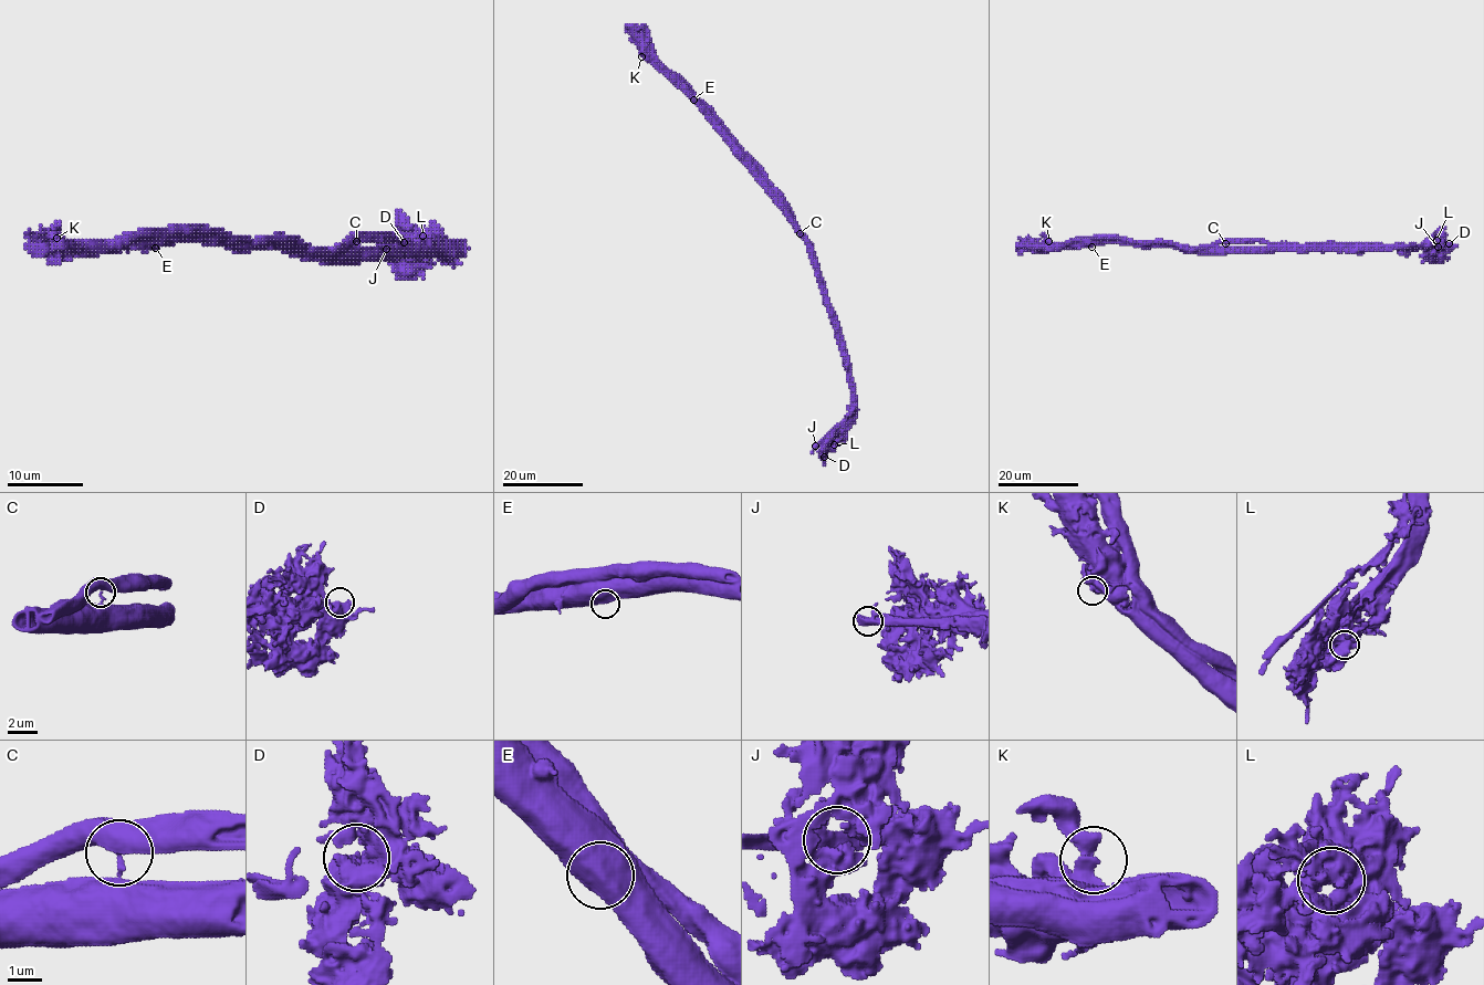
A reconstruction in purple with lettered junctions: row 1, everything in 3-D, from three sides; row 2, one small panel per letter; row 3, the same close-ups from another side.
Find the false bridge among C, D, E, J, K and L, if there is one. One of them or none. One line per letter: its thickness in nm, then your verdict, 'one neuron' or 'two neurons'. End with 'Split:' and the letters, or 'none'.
C: 420 nm | two neurons
D: 700 nm | one neuron
E: 850 nm | one neuron
J: 440 nm | one neuron
K: 500 nm | one neuron
L: 360 nm | one neuron
Split: C

